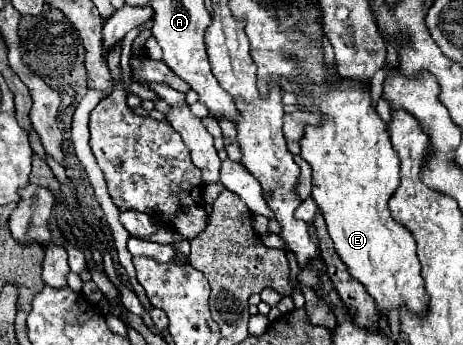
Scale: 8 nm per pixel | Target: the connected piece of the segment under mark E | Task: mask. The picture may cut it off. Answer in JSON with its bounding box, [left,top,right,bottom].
[301,80,427,314]

